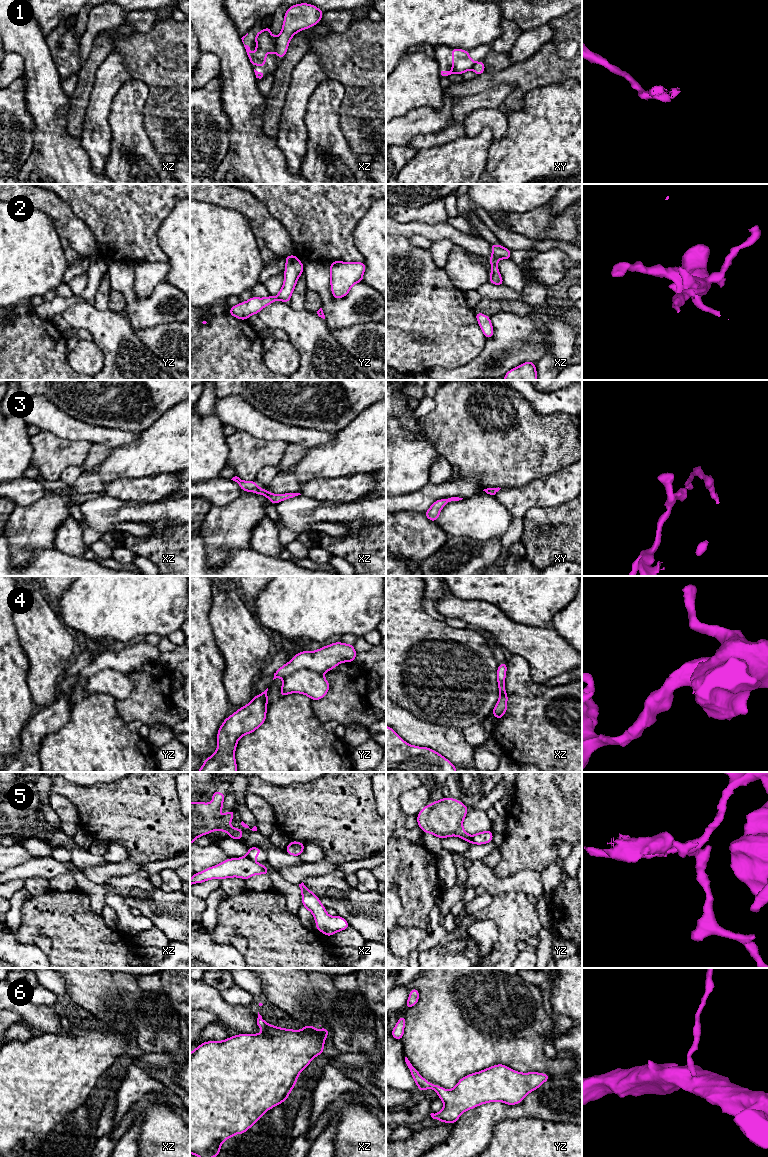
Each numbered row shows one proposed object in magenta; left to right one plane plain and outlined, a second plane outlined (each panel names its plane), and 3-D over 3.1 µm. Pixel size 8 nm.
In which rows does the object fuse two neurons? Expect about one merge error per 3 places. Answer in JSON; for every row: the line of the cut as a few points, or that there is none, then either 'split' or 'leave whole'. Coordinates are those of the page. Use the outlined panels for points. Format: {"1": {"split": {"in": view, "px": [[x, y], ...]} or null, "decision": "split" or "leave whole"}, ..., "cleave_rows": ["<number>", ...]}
{"1": {"split": {"in": "xz", "px": [[277, 38], [276, 52]]}, "decision": "split"}, "2": {"split": null, "decision": "leave whole"}, "3": {"split": null, "decision": "leave whole"}, "4": {"split": {"in": "yz", "px": [[322, 672], [297, 669], [284, 678]]}, "decision": "split"}, "5": {"split": {"in": "yz", "px": [[471, 836], [472, 842]]}, "decision": "split"}, "6": {"split": null, "decision": "leave whole"}, "cleave_rows": ["1", "4", "5"]}

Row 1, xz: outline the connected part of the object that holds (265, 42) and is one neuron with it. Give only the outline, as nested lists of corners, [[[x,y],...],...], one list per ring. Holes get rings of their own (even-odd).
[[[270,26],[266,27],[260,32],[257,32],[255,35],[256,41],[256,52],[253,54],[248,45],[244,44],[247,55],[252,66],[260,65],[265,67],[266,65],[266,54],[267,53],[277,53],[276,51],[276,40],[277,38],[271,34]],[[248,33],[243,36],[242,42],[244,44],[244,38],[248,35]]]

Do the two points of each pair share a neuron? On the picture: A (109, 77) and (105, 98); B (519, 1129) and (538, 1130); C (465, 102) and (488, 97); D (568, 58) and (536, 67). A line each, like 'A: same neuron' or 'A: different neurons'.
A: same neuron
B: same neuron
C: same neuron
D: same neuron

